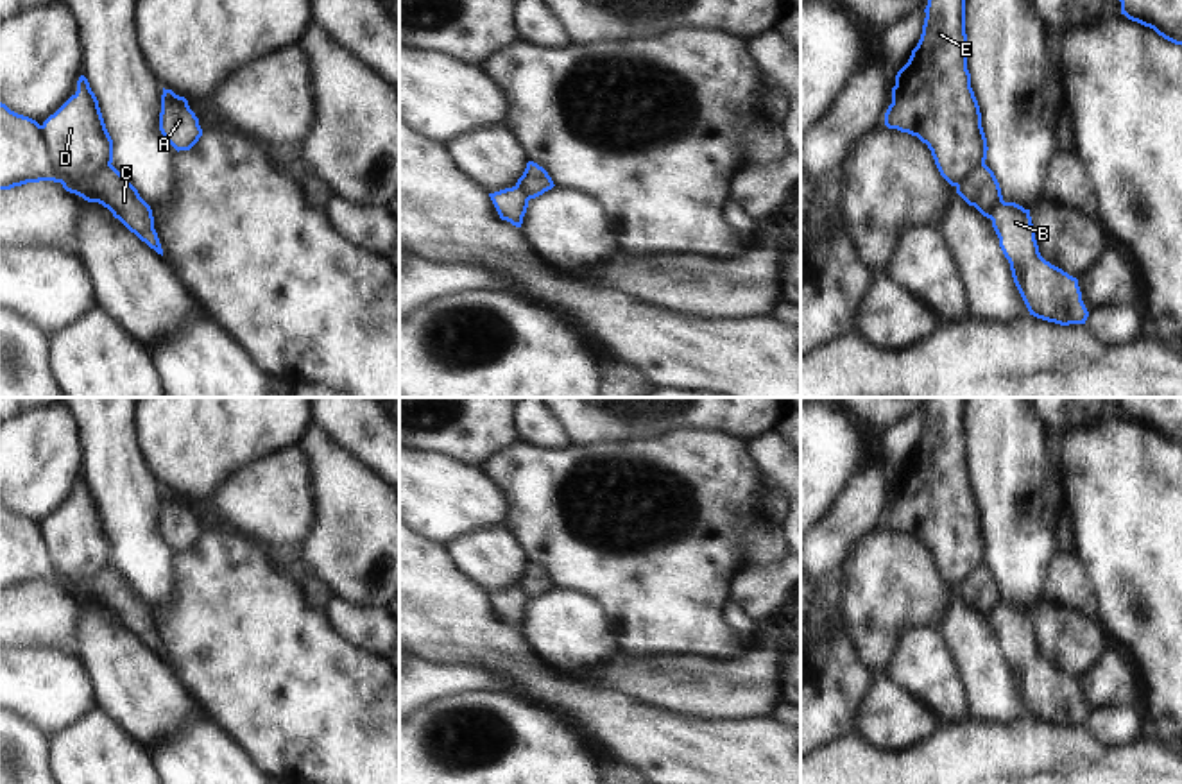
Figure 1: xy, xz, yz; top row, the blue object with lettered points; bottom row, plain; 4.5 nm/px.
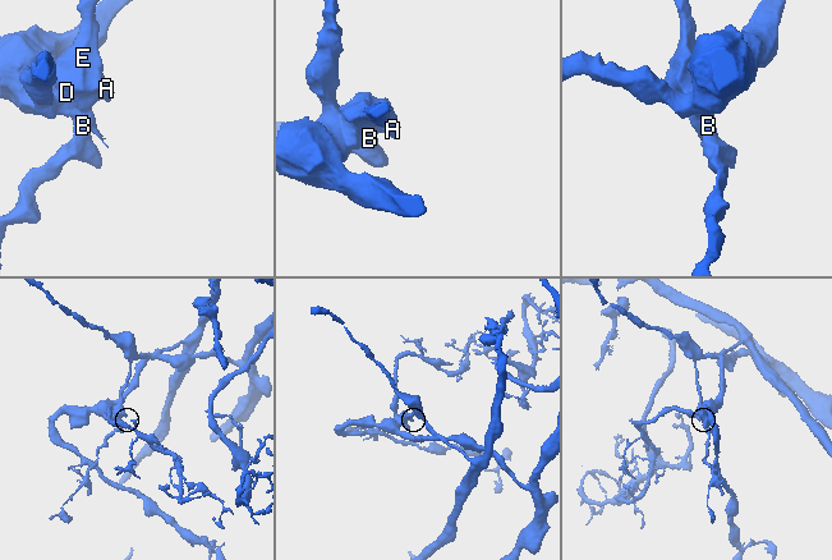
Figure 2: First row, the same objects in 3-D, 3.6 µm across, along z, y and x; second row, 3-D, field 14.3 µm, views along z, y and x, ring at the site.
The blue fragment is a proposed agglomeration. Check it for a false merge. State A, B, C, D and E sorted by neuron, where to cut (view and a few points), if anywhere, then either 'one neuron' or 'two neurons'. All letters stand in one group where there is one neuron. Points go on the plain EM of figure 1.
groups A B D E / C; cut xy (42, 527), (54, 564), (67, 577), (88, 580), (110, 566); two neurons

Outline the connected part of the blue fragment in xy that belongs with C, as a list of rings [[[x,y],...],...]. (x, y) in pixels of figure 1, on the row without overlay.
[[[0,503],[0,591],[39,582],[61,584],[84,601],[95,600],[163,657],[150,607],[113,566],[86,582],[66,578],[56,566],[43,526]]]

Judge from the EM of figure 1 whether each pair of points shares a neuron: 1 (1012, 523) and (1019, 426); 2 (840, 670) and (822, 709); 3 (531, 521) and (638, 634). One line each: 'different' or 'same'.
1: same
2: same
3: same

